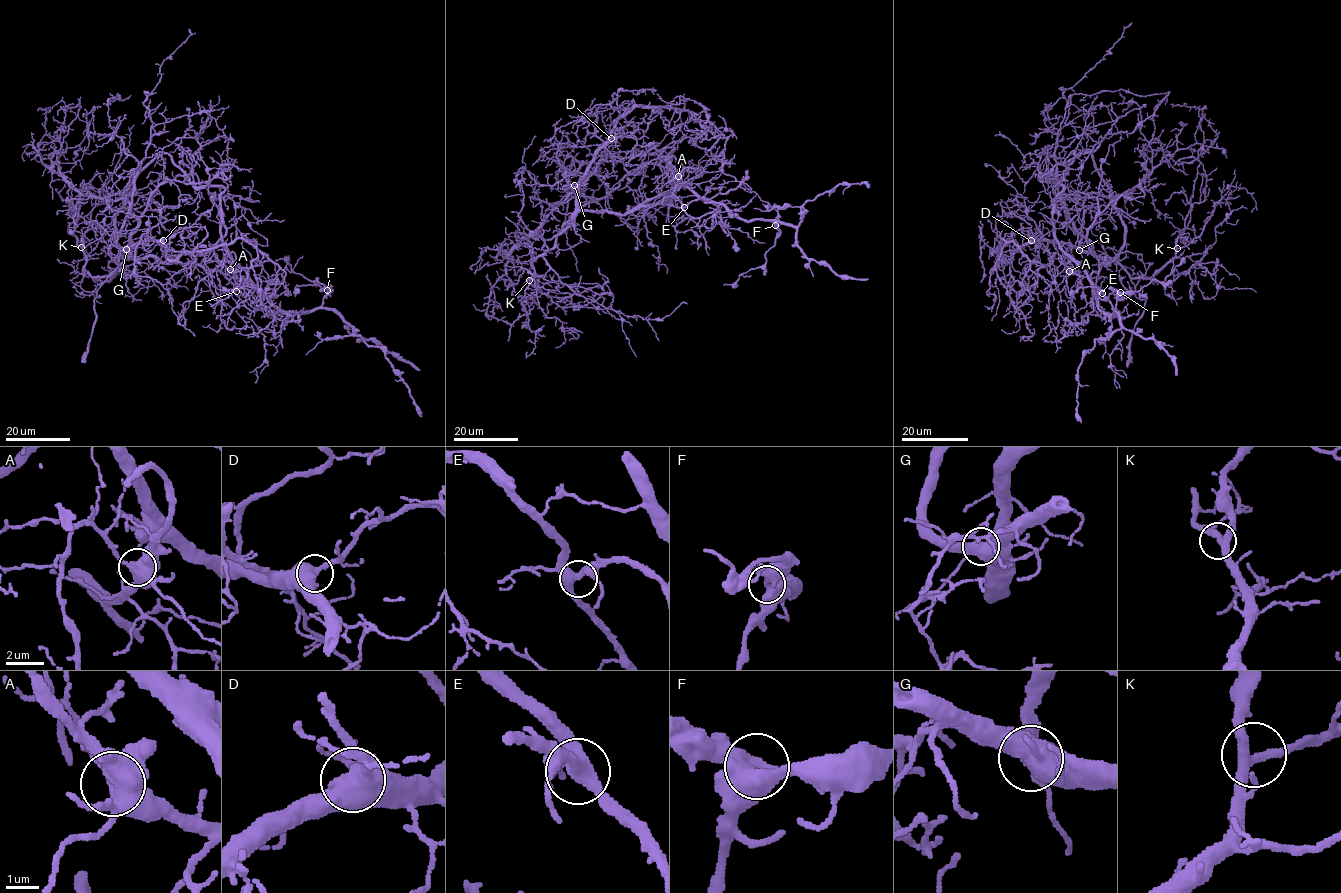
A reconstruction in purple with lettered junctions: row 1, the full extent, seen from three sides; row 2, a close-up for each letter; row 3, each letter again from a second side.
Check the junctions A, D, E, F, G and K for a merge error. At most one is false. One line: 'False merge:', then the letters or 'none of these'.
False merge: none of these

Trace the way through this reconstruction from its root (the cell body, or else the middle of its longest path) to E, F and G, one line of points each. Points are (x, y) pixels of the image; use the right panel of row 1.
E: (1106, 257), (1109, 264), (1102, 264), (1090, 277), (1102, 293)
F: (1106, 257), (1109, 264), (1102, 264), (1089, 281), (1098, 307), (1115, 316), (1116, 299), (1120, 292)
G: (1106, 257), (1097, 258), (1079, 250)

